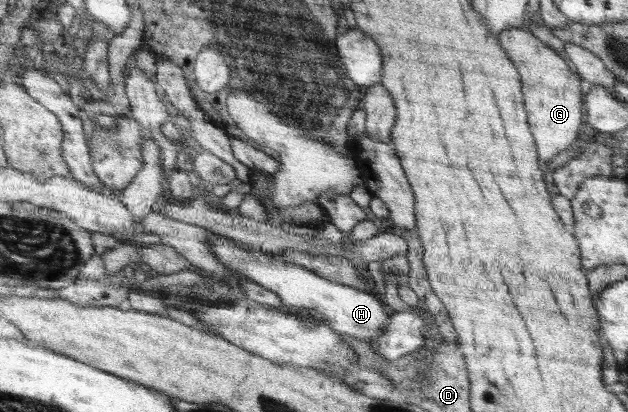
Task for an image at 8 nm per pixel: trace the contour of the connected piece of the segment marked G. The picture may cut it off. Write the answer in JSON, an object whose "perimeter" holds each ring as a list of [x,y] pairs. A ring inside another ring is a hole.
{"perimeter":[[[523,28],[505,30],[501,34],[501,46],[509,50],[509,58],[517,64],[521,82],[525,84],[525,110],[529,110],[529,126],[537,134],[537,150],[541,150],[541,162],[549,162],[559,152],[567,150],[577,141],[577,134],[583,122],[583,94],[579,76],[569,70],[563,58],[539,42]]]}

